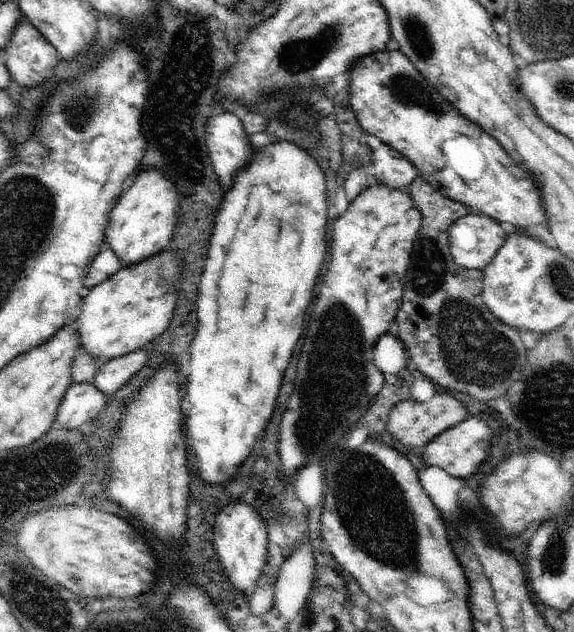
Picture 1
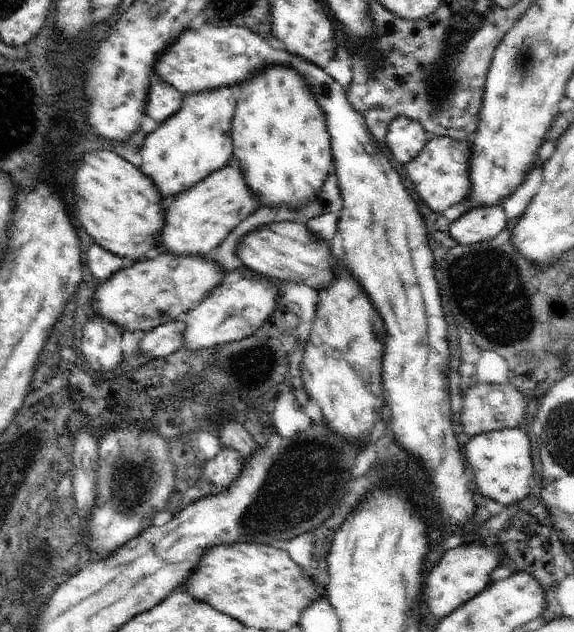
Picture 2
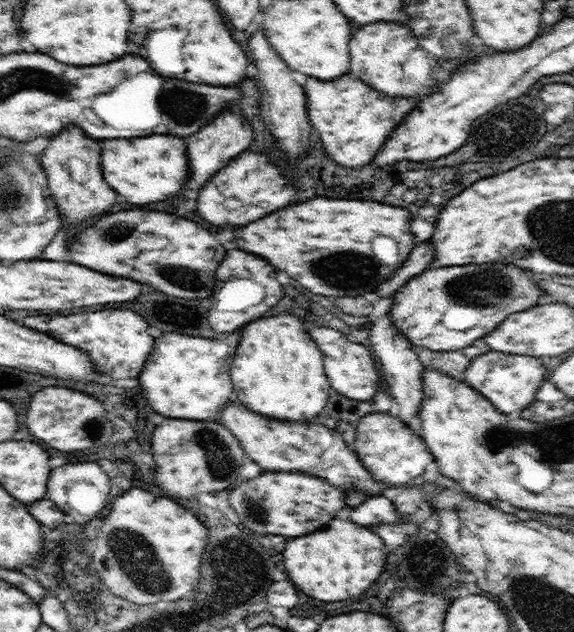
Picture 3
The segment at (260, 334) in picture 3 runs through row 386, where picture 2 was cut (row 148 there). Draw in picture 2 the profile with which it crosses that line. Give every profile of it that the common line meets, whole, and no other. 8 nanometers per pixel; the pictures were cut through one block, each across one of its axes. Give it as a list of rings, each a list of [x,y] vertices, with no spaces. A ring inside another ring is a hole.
[[[274,64],[240,83],[237,99],[231,130],[234,152],[232,160],[238,162],[240,170],[244,170],[248,186],[258,194],[258,198],[262,198],[264,206],[288,202],[294,208],[314,200],[332,166],[332,154],[326,114],[310,92],[306,78],[302,78],[294,66]]]

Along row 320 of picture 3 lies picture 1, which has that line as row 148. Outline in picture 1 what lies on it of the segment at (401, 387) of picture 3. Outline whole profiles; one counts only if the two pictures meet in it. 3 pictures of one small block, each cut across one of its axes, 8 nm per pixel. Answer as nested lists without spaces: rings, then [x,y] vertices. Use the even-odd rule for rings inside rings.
[[[386,143],[371,151],[372,182],[406,190],[418,175],[419,170],[414,163]]]

